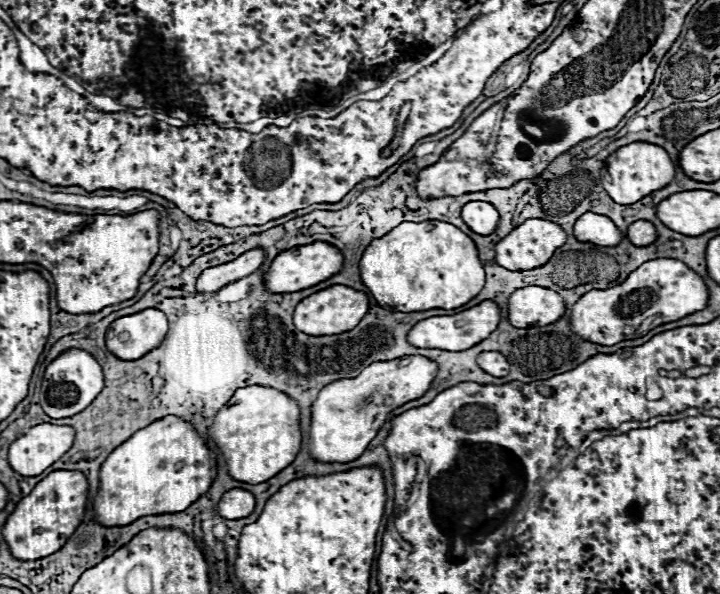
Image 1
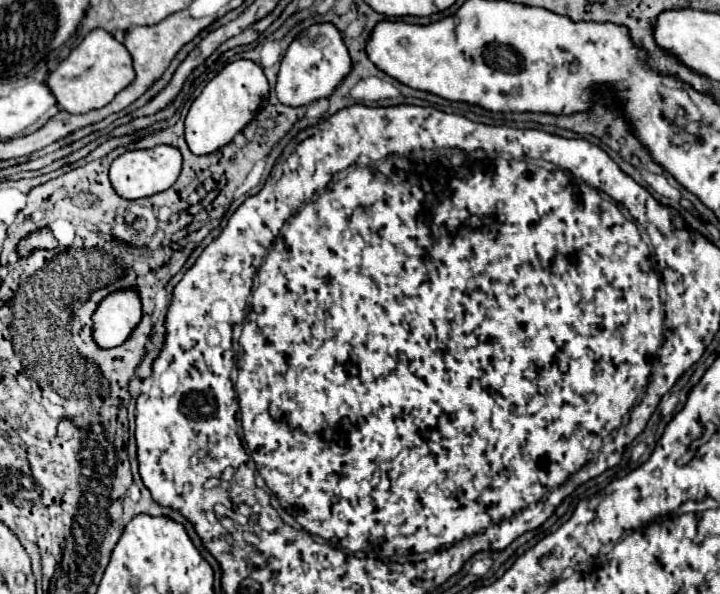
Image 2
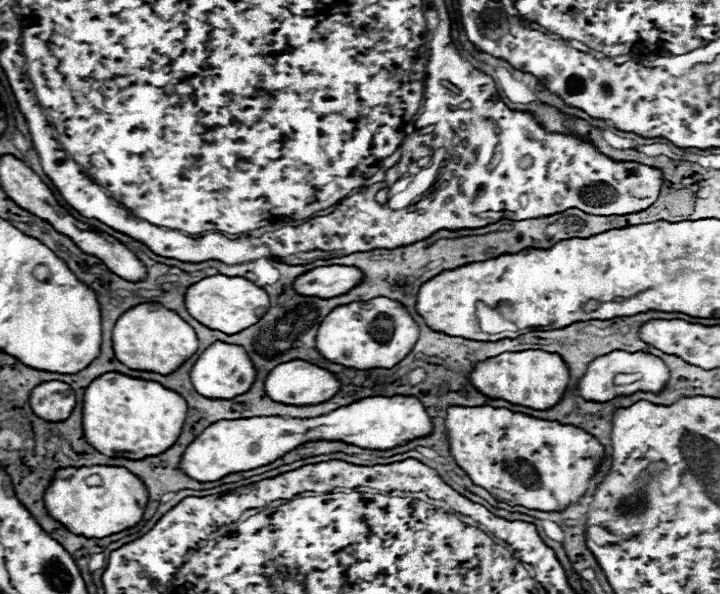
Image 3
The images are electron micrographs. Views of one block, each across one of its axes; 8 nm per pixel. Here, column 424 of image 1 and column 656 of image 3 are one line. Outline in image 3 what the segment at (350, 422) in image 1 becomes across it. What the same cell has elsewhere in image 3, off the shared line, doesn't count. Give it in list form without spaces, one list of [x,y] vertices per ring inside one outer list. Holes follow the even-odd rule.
[[[614,350],[614,352],[608,352],[604,356],[598,356],[594,358],[584,376],[580,378],[578,382],[578,392],[584,400],[612,400],[616,396],[624,396],[624,394],[634,394],[638,390],[642,392],[660,392],[666,384],[666,380],[670,378],[668,374],[668,368],[662,360],[658,360],[656,356],[648,354],[648,352],[624,352],[624,350]],[[634,372],[640,372],[642,378],[638,382],[632,382],[632,384],[624,384],[624,386],[616,386],[614,384],[614,376],[616,374],[634,374]]]

